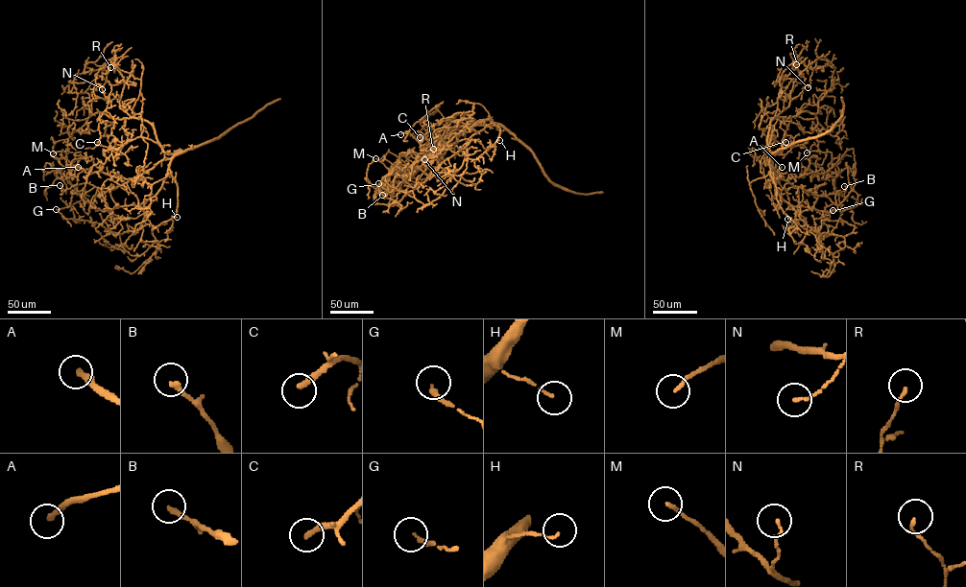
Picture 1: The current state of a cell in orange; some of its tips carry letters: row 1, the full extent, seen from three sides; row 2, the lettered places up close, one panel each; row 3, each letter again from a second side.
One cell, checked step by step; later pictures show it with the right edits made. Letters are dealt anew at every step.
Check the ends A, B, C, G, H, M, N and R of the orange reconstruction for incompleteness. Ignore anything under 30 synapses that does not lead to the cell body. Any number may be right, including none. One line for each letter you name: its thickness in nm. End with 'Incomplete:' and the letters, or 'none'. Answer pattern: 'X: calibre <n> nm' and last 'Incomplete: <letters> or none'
A: calibre 280 nm
C: calibre 280 nm
H: calibre 100 nm
M: calibre 150 nm
Incomplete: A, C, H, M

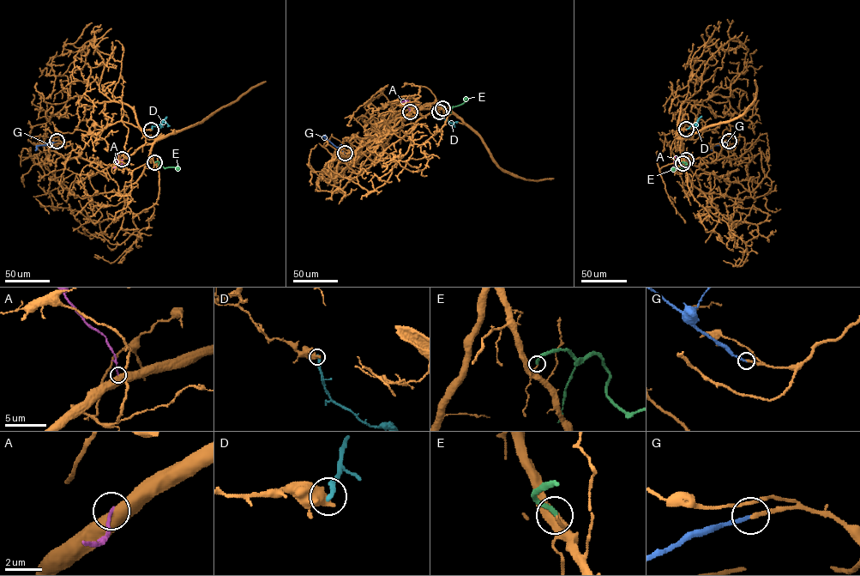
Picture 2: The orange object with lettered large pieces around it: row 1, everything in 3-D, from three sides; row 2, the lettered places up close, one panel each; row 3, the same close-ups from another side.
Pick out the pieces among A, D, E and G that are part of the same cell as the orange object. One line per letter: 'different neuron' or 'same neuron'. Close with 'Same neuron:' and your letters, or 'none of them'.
A: different neuron
D: different neuron
E: different neuron
G: same neuron
Same neuron: G

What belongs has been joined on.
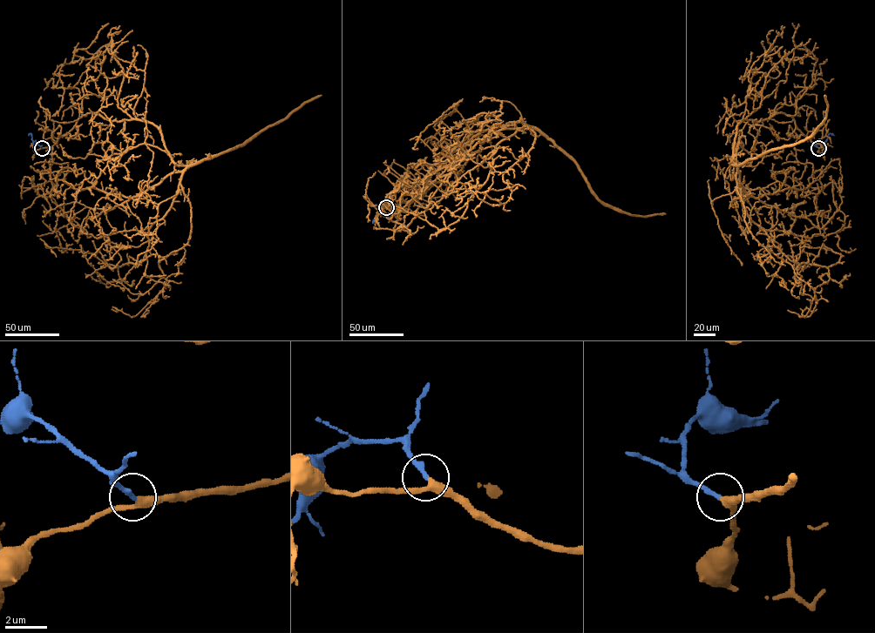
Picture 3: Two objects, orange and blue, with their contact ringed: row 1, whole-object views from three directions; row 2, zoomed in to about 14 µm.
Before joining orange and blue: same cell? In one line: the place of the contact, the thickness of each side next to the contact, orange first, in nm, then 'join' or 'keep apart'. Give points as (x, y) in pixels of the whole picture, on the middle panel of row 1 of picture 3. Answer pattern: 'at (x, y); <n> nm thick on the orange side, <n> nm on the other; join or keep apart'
at (386, 207); 320 nm thick on the orange side, 280 nm on the other; join

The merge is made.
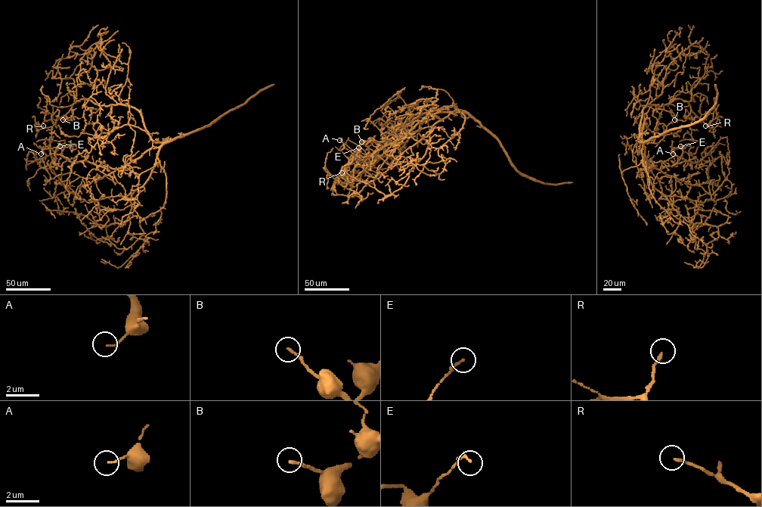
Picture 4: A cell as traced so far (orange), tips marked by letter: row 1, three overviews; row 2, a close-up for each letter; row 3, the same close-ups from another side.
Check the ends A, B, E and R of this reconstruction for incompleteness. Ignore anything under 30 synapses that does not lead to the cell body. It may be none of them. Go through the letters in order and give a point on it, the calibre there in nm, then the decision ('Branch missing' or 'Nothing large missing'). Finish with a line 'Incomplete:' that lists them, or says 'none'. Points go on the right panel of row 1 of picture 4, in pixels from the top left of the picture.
A: Place: (673, 153). Thickness 90 nm. Nothing large missing
B: Place: (674, 119). Thickness 160 nm. Branch missing
E: Place: (680, 146). Thickness 180 nm. Nothing large missing
R: Place: (705, 125). Thickness 160 nm. Nothing large missing
Incomplete: B

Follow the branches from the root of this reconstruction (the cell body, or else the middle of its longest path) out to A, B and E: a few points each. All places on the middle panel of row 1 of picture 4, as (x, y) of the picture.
A: (450, 112), (428, 115), (394, 141), (381, 149), (376, 149), (366, 157), (360, 156), (339, 140)
B: (450, 112), (460, 110), (445, 106), (419, 114), (399, 129), (370, 158), (373, 151), (361, 141)
E: (450, 112), (428, 115), (394, 141), (381, 149), (376, 149), (367, 157), (355, 153), (358, 147)

